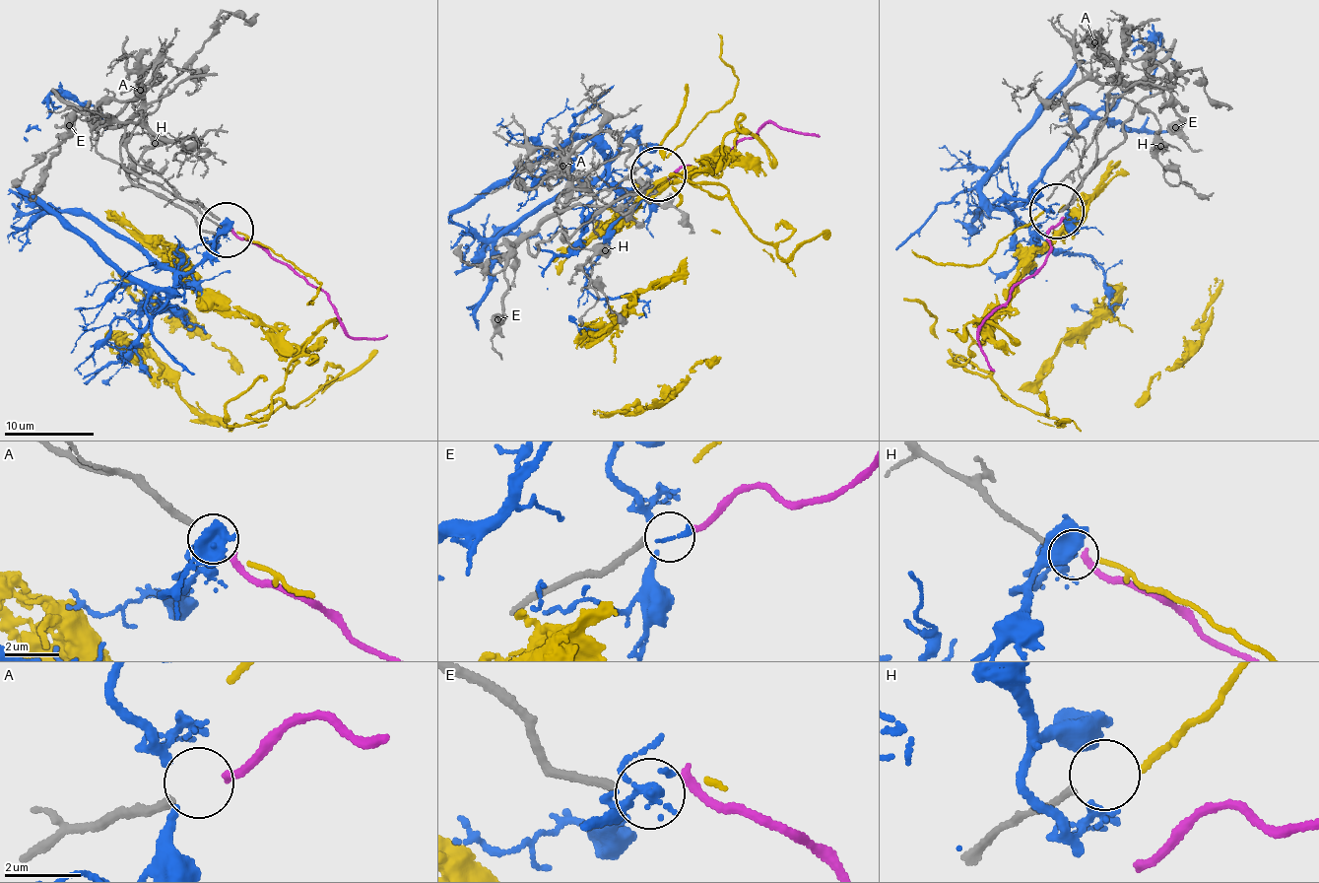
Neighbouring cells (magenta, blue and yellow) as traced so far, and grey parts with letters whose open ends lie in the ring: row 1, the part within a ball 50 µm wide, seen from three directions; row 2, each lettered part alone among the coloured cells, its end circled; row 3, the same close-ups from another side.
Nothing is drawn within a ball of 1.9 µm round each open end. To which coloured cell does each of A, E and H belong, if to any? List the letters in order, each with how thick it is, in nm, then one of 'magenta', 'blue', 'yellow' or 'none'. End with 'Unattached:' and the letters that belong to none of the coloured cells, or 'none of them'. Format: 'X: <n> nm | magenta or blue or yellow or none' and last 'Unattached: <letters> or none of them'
A: 240 nm | magenta
E: 200 nm | none
H: 170 nm | yellow
Unattached: E

